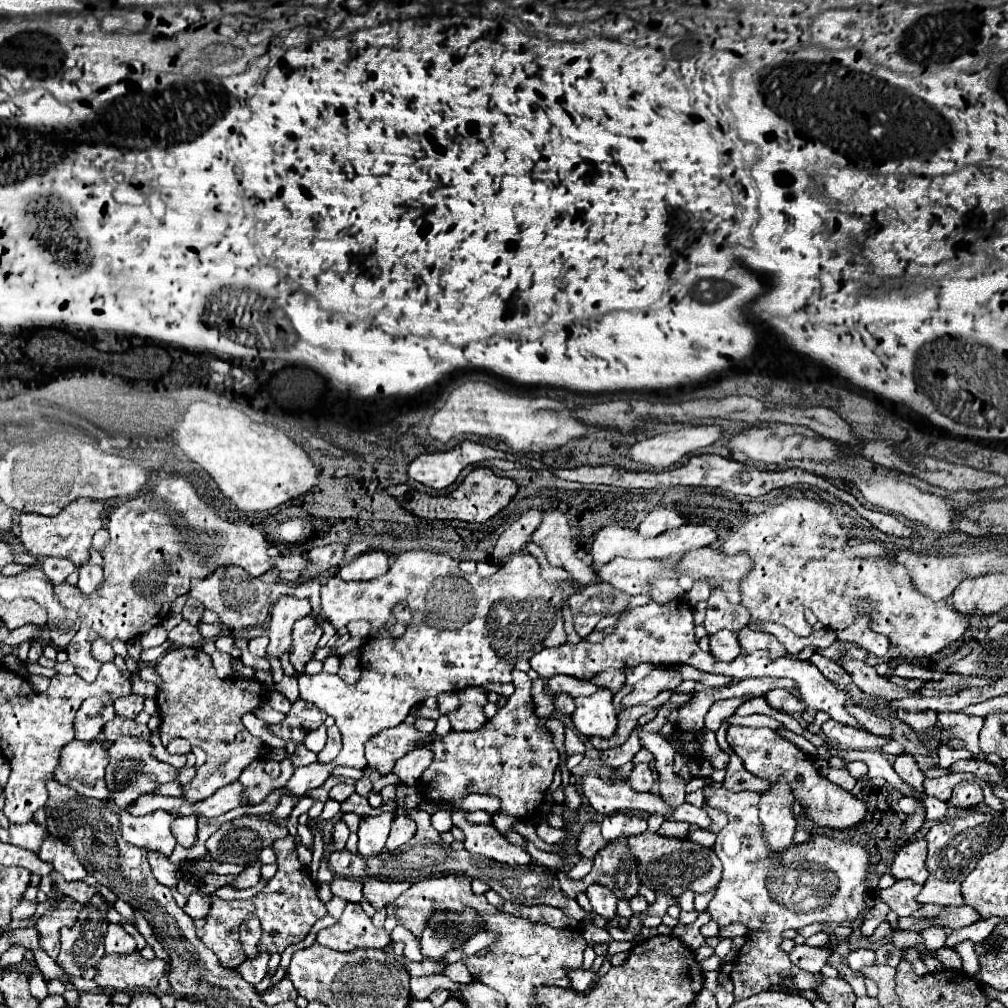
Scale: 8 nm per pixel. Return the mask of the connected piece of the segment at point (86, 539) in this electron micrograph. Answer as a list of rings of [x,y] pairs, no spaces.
[[[77,499],[69,503],[59,515],[45,517],[39,513],[21,513],[19,519],[19,539],[23,547],[31,555],[47,555],[47,557],[67,557],[75,565],[83,565],[89,559],[91,537],[97,529],[101,529],[101,515],[105,507],[101,501],[93,499]]]

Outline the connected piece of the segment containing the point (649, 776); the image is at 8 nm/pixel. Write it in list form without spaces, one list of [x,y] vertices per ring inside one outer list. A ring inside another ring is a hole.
[[[639,763],[635,765],[633,773],[629,775],[629,783],[633,785],[635,791],[651,791],[653,787],[653,769],[649,763]]]

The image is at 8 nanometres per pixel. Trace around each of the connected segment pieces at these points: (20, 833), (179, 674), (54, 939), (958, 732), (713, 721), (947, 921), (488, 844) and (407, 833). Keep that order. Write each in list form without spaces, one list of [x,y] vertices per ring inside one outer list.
[[[29,821],[27,825],[9,825],[9,843],[29,849],[29,851],[39,851],[39,841],[47,829],[43,825],[37,825],[35,821]]]
[[[195,647],[171,649],[155,663],[155,667],[163,677],[163,687],[157,695],[163,745],[175,737],[183,737],[207,753],[207,761],[197,769],[195,779],[185,785],[187,799],[201,801],[211,797],[223,785],[237,781],[247,765],[265,759],[267,747],[259,737],[249,735],[241,721],[245,713],[255,711],[267,701],[269,689],[261,681],[239,677],[219,679],[209,655]]]
[[[49,911],[39,917],[37,929],[39,929],[39,947],[51,955],[59,955],[59,929],[63,925],[73,925],[77,921],[77,911]]]
[[[943,711],[937,715],[939,717],[939,729],[951,731],[951,739],[963,739],[967,743],[967,749],[973,751],[975,755],[981,753],[979,749],[979,731],[983,727],[983,717],[977,715],[967,715],[967,713],[951,713]]]
[[[743,698],[726,699],[714,703],[705,716],[705,728],[716,732],[721,726],[723,720],[733,715],[735,710],[740,706],[737,705],[737,699]]]
[[[961,905],[961,907],[945,907],[943,913],[939,917],[935,917],[933,921],[921,921],[917,923],[915,927],[911,927],[913,931],[923,931],[931,925],[943,925],[943,927],[953,927],[953,929],[959,929],[959,927],[965,927],[965,925],[971,925],[975,921],[979,921],[981,915],[977,909],[969,907],[969,905]]]
[[[455,809],[451,813],[453,825],[457,825],[465,833],[465,849],[471,853],[485,855],[489,859],[495,859],[499,863],[509,863],[509,865],[529,865],[531,855],[517,847],[511,845],[503,835],[493,825],[481,825],[481,823],[469,823],[465,819],[465,811]]]
[[[399,809],[397,817],[393,819],[391,833],[389,833],[389,839],[387,839],[385,847],[389,851],[393,851],[393,849],[401,847],[403,843],[407,843],[413,835],[415,835],[415,821],[411,817],[407,817],[407,813],[403,809]]]

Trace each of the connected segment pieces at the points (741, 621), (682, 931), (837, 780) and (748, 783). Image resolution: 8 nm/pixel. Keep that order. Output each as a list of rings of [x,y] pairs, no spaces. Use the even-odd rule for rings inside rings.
[[[713,587],[711,597],[707,599],[707,617],[705,617],[705,629],[707,633],[717,633],[719,629],[729,629],[737,633],[749,623],[751,615],[745,605],[731,603],[725,595],[725,591]]]
[[[703,911],[703,913],[699,913],[699,917],[697,917],[695,923],[689,923],[689,925],[677,923],[677,925],[673,927],[673,935],[679,937],[679,941],[681,941],[685,947],[689,947],[691,951],[695,951],[695,949],[699,949],[701,945],[705,945],[705,937],[701,935],[699,929],[701,929],[701,925],[705,925],[707,921],[711,921],[711,917],[707,917],[707,913]]]
[[[831,769],[831,771],[829,771],[829,779],[831,779],[835,785],[839,785],[841,789],[845,789],[845,791],[851,791],[851,789],[855,787],[855,783],[857,783],[845,769]]]
[[[735,753],[729,755],[729,765],[727,765],[727,775],[723,781],[723,787],[727,791],[743,791],[743,789],[757,789],[759,793],[763,793],[765,789],[769,789],[769,781],[755,777],[753,773],[749,773],[743,763],[739,761],[739,757]]]

